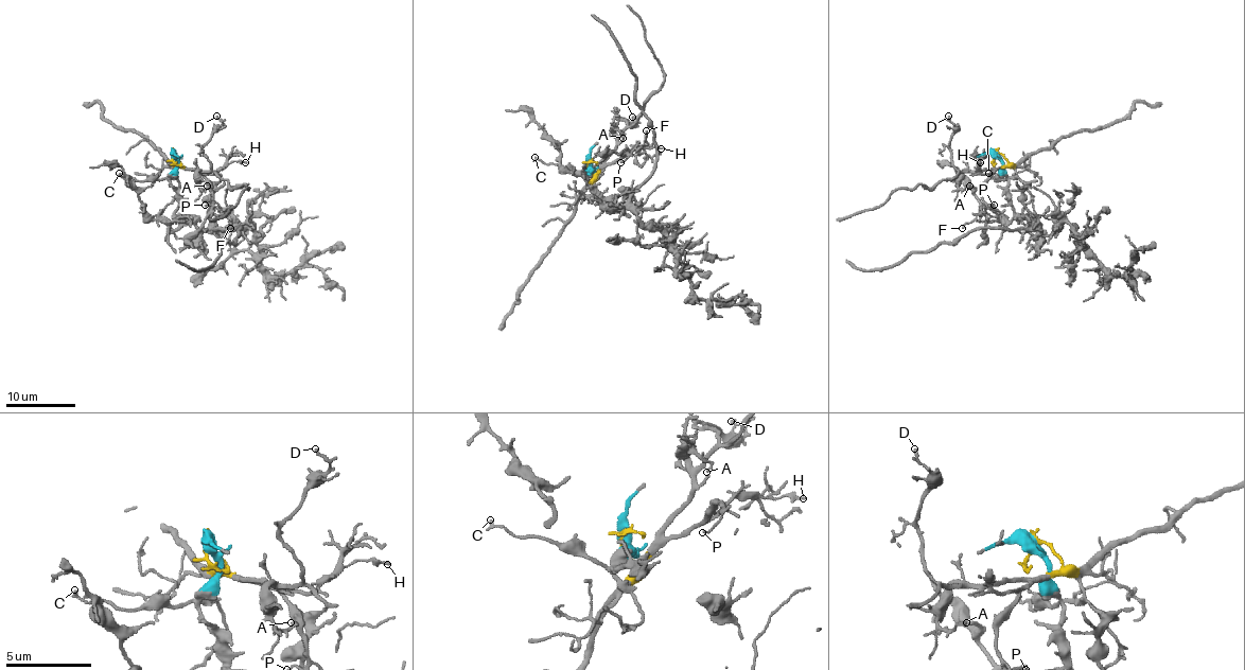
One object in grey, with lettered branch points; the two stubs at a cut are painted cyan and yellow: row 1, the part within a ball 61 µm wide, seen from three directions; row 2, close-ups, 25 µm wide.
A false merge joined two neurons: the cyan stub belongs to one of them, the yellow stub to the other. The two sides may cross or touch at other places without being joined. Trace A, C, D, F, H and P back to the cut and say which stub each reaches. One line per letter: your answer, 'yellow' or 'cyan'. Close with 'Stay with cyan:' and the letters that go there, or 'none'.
A: yellow
C: yellow
D: yellow
F: yellow
H: yellow
P: yellow
Stay with cyan: none

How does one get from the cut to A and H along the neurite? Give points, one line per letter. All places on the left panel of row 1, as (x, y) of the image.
A: (172, 154), (186, 168), (200, 171), (197, 173), (199, 187), (206, 187)
H: (172, 154), (180, 164), (214, 174), (233, 160), (246, 162)

